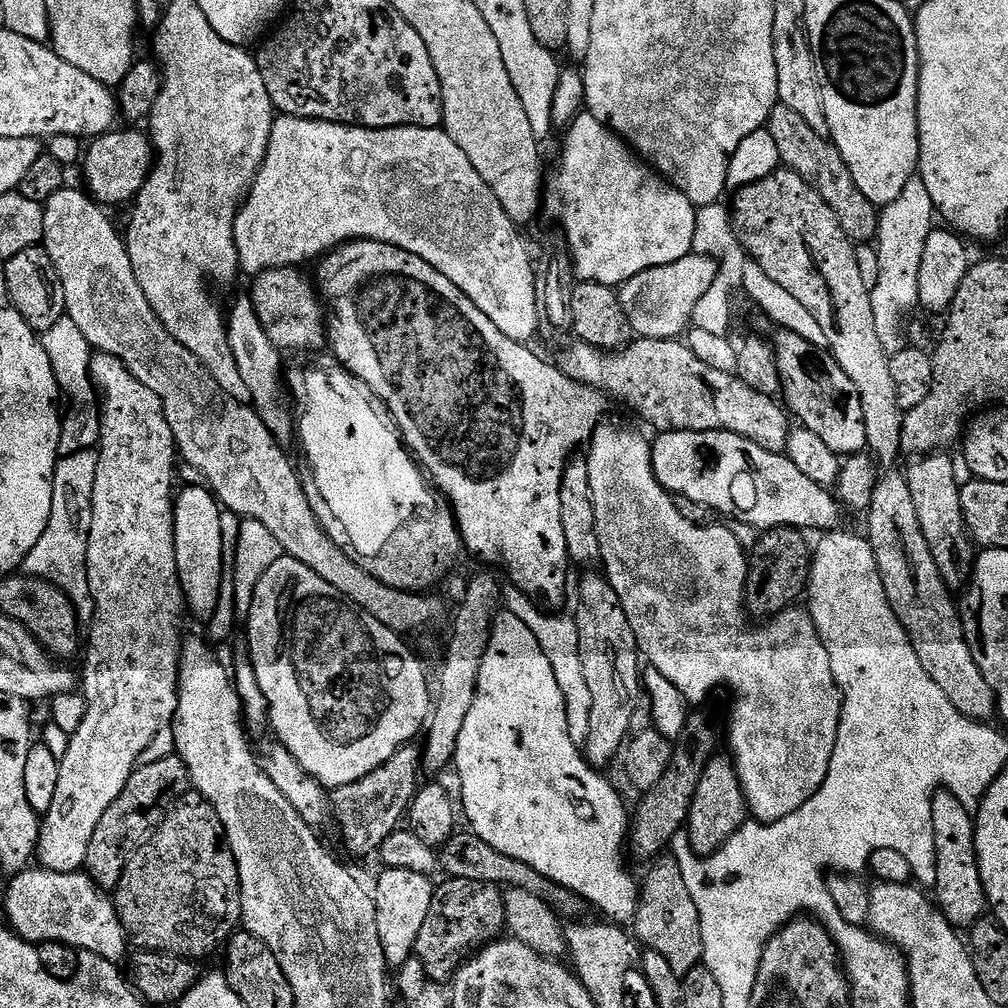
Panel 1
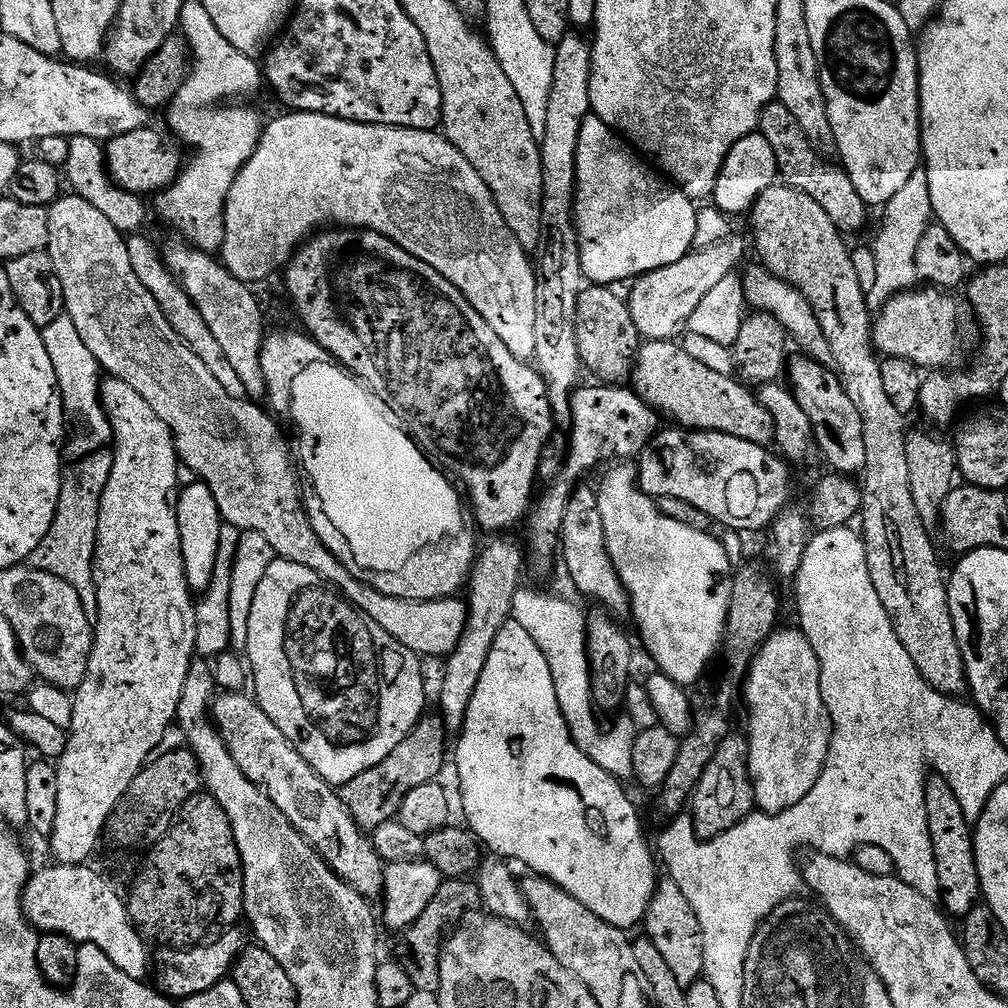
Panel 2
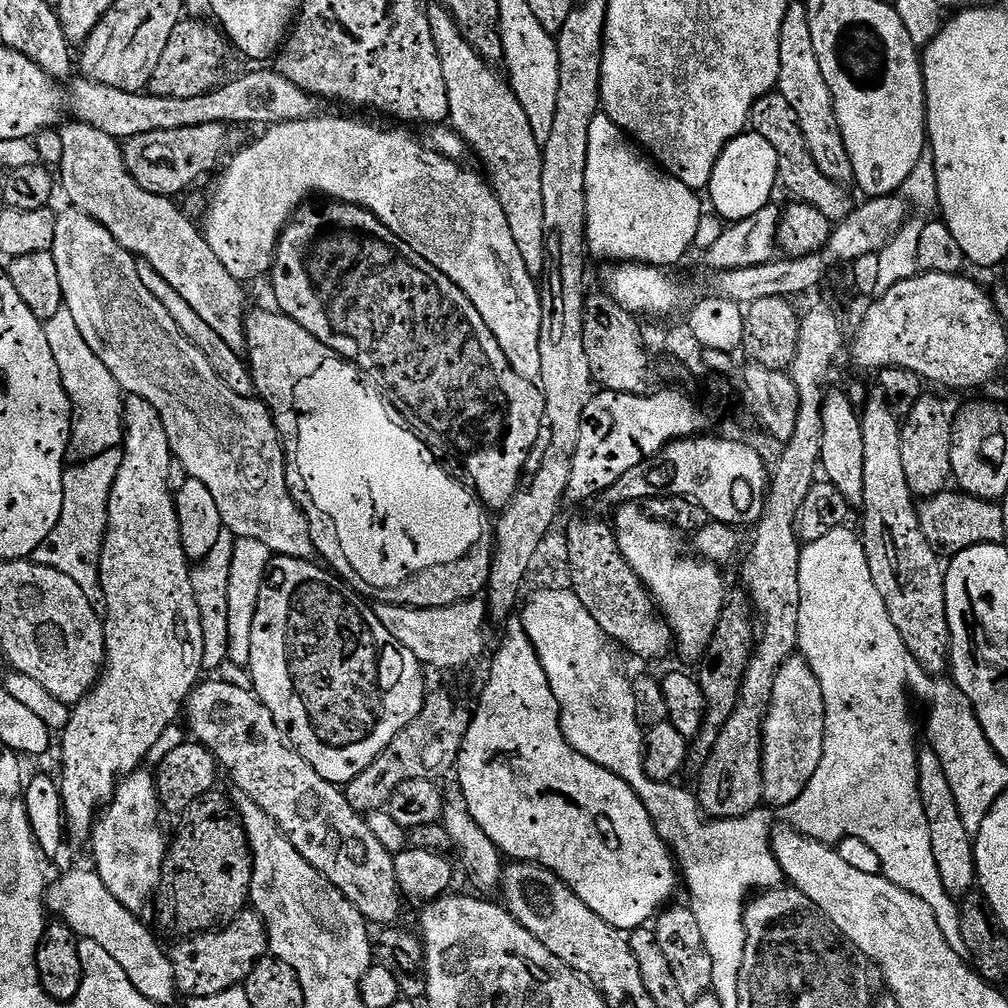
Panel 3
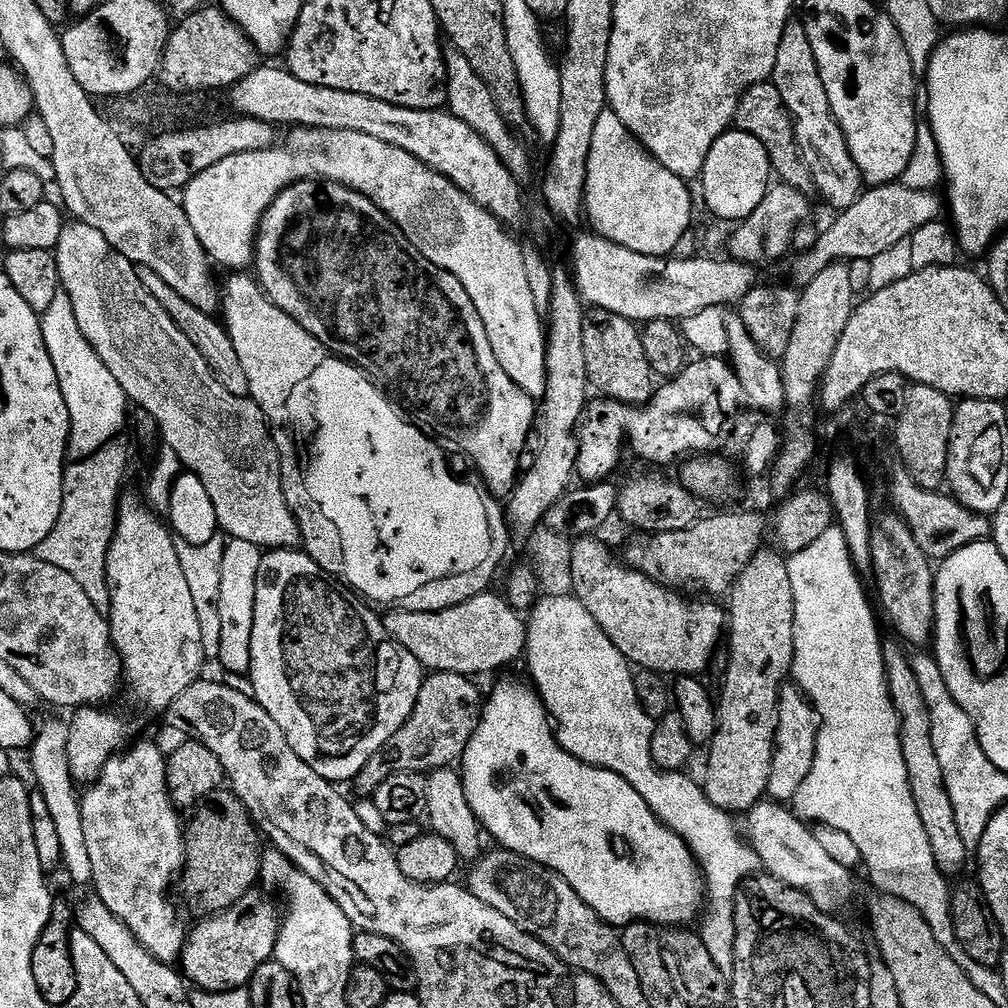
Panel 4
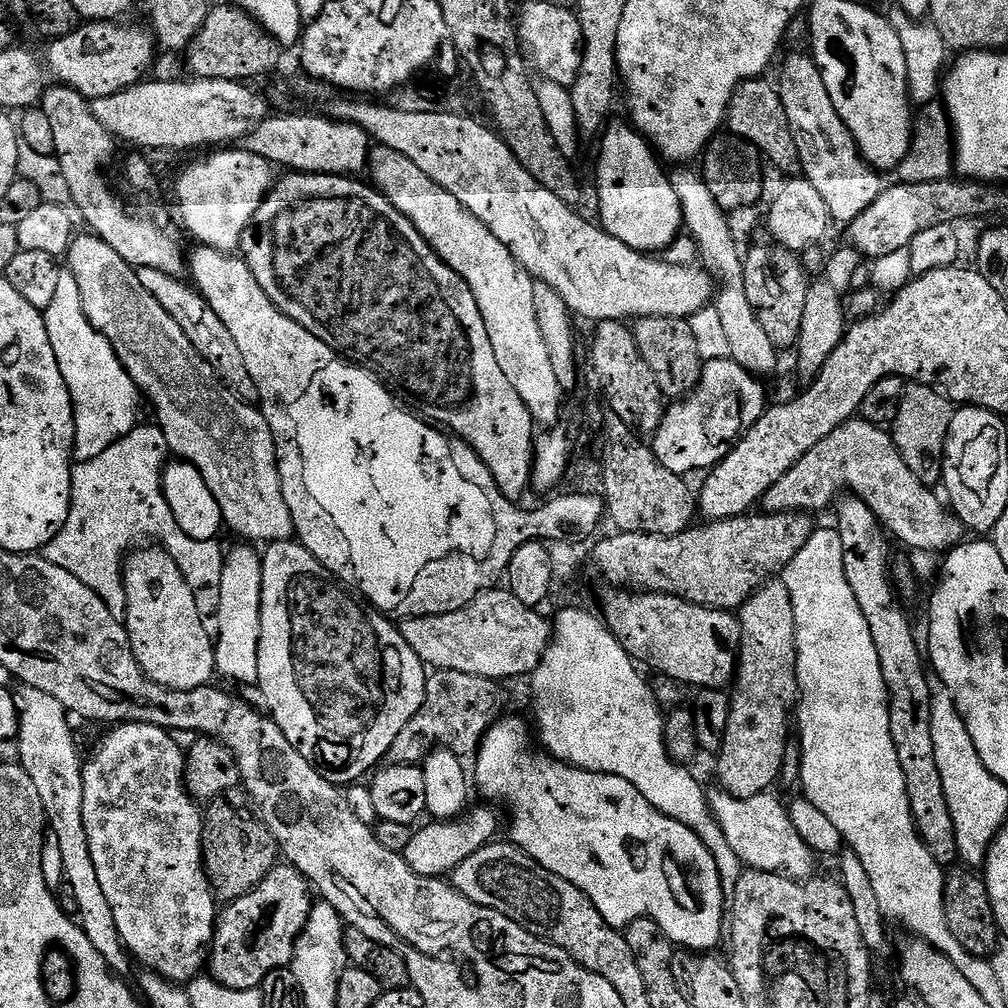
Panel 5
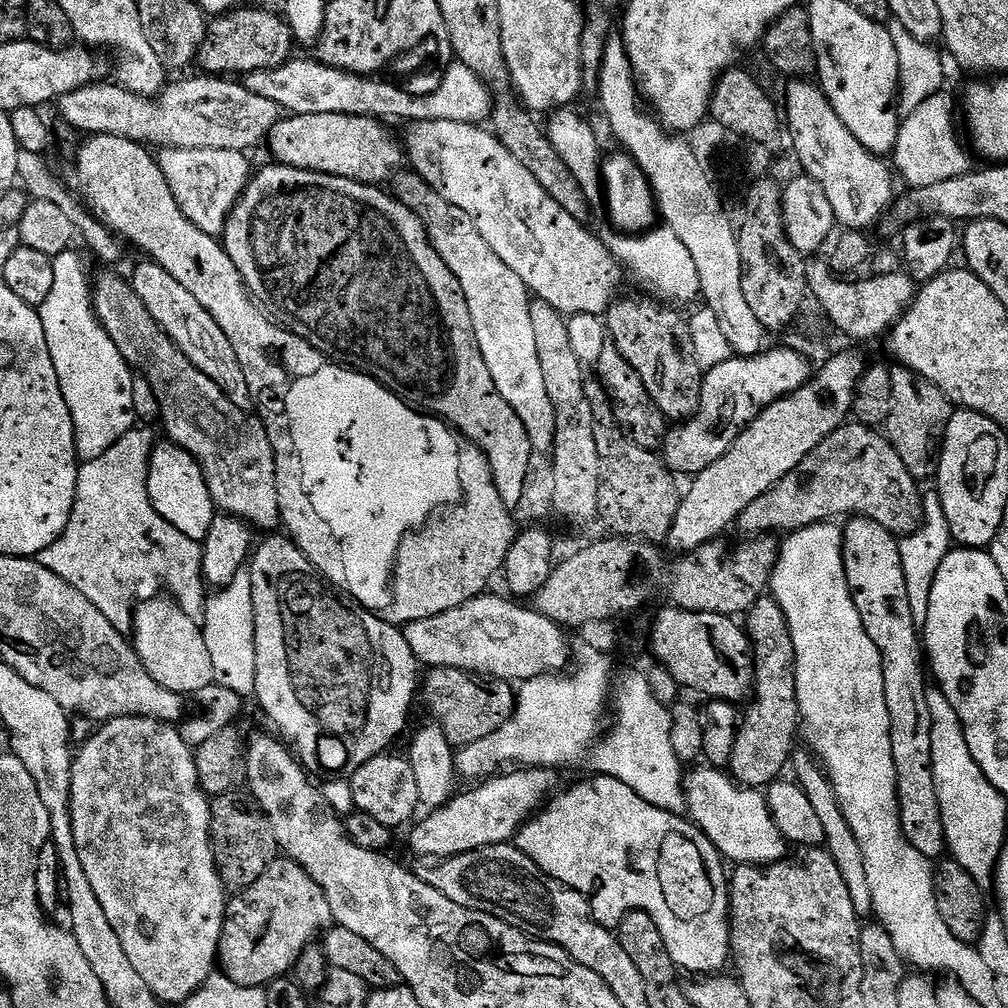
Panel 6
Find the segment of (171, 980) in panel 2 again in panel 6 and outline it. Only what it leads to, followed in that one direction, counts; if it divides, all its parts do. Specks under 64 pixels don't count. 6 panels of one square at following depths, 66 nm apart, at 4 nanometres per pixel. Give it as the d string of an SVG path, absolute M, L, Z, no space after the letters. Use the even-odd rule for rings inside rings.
M278 858L258 882L243 888L227 901L220 939L219 971L230 978L230 982L238 982L238 986L264 988L273 980L287 977L300 961L301 954L313 943L312 936L319 937L332 923L330 902L322 886L298 862Z

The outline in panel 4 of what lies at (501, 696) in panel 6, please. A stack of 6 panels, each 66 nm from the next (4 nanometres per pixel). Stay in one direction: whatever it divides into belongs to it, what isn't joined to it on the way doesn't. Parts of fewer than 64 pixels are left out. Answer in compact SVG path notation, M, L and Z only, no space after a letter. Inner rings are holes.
M433 672L425 675L412 717L401 726L398 734L394 734L394 738L390 738L379 756L370 758L370 762L366 762L366 766L362 766L356 776L354 787L360 791L359 795L364 798L375 797L382 782L386 782L391 776L407 772L431 774L440 768L459 765L480 721L482 696L480 700L476 683L475 679L453 672Z

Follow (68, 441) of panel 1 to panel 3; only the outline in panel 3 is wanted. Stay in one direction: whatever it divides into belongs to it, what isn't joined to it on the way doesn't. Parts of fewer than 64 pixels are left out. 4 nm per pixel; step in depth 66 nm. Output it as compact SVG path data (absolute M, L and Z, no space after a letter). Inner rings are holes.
M60 308L54 318L43 321L46 330L46 342L50 342L50 350L54 353L54 362L58 362L58 374L62 374L62 386L68 395L68 401L72 404L72 436L68 439L67 459L72 462L98 458L98 454L106 454L106 450L119 448L124 442L124 401L120 383L106 370L106 366L86 346L86 338L78 331L78 326L74 322L74 314L70 314L68 308Z

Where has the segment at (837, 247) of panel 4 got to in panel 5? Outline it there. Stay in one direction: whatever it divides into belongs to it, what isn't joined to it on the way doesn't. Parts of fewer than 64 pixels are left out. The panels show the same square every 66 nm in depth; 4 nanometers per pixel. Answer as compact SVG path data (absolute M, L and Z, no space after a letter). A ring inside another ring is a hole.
M949 178L921 184L893 184L893 188L892 185L885 187L878 198L874 198L874 202L870 202L870 206L866 206L866 210L858 214L846 228L847 243L869 261L894 254L894 250L907 248L914 234L922 234L922 230L930 230L930 226L952 224L967 216L984 216L996 200L996 192L992 189L995 187L991 183L967 178Z

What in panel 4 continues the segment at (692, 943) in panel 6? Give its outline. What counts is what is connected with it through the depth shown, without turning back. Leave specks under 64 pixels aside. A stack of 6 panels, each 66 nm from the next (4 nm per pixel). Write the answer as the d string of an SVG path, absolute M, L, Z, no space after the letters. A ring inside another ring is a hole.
M504 680L493 690L489 700L487 697L480 713L480 721L474 730L474 738L470 738L470 746L466 746L464 751L462 775L466 790L466 802L470 802L470 810L474 810L474 814L480 819L481 829L491 839L493 836L500 843L497 845L503 851L513 852L522 858L533 860L546 866L552 872L558 873L576 891L578 898L582 898L582 902L586 902L586 906L593 908L607 924L627 926L635 924L637 920L646 920L657 926L692 926L695 925L692 923L696 919L696 923L701 919L706 908L704 871L700 868L700 863L696 861L692 851L686 846L686 842L682 842L682 838L678 838L678 834L670 831L652 813L650 806L646 806L646 801L642 799L642 794L638 794L638 790L634 790L634 786L630 786L630 782L626 782L626 778L605 768L595 768L592 764L582 762L578 758L574 758L574 754L561 748L556 740L549 709L545 708L539 692L531 683L519 684L516 680Z

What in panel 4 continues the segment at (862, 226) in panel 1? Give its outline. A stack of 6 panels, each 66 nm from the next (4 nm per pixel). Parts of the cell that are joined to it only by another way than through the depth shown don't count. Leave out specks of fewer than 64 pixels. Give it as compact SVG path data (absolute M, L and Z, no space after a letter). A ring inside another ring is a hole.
M755 84L749 92L740 97L735 127L741 132L754 134L754 138L758 138L758 142L766 146L766 154L770 154L772 171L780 182L789 184L794 190L805 194L816 192L816 183L812 181L812 175L796 141L796 126L792 115L786 102L782 102L782 94L778 94L775 84Z

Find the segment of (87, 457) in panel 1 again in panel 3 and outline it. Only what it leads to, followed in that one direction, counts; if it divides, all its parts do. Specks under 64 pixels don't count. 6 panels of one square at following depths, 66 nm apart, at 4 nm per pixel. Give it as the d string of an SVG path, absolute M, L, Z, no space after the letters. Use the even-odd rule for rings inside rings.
M123 447L106 450L106 454L98 454L98 458L90 458L65 467L62 478L62 518L58 518L58 526L50 530L50 538L38 546L31 554L31 560L42 566L50 566L58 570L58 574L66 574L66 578L74 578L78 586L82 586L82 594L90 598L90 606L103 613L104 591L100 581L100 559L102 546L108 533L108 507L110 506L110 490L118 472L122 470L124 458Z

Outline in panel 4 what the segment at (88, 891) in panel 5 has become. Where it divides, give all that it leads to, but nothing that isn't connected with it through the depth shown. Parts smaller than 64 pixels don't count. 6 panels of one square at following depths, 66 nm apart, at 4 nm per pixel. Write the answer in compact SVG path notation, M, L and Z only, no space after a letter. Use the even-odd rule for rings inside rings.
M48 720L37 727L30 749L32 755L32 772L36 775L39 795L48 804L51 817L54 818L55 829L58 830L59 841L62 842L63 867L68 868L72 880L76 884L92 884L92 867L90 866L90 850L86 850L86 830L82 822L81 793L72 778L70 758L68 757L68 724L60 720Z

